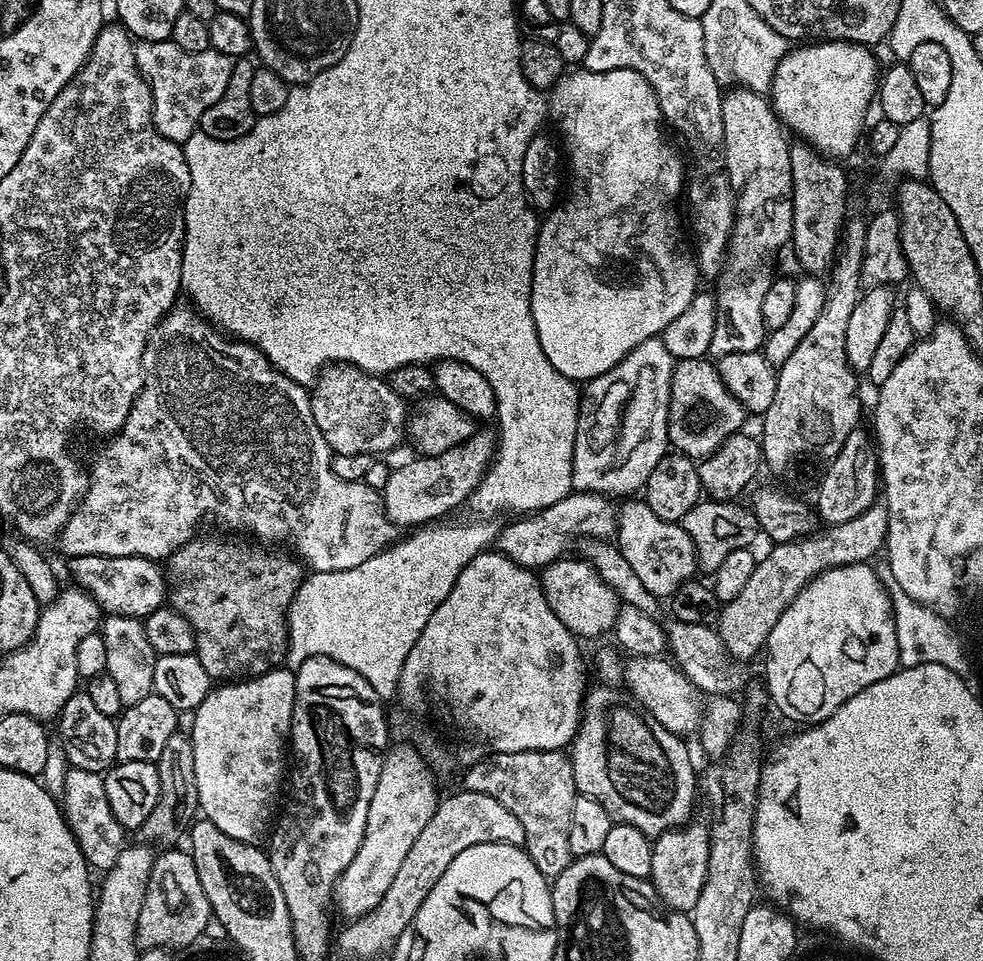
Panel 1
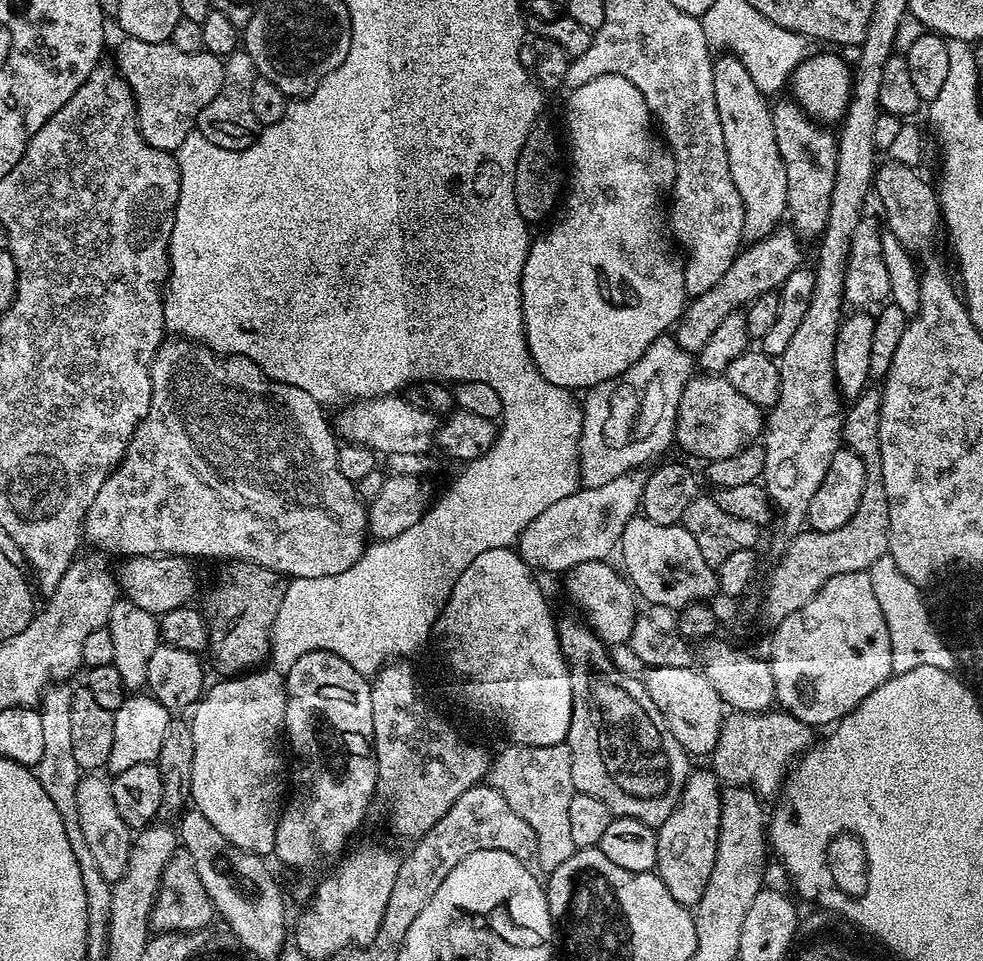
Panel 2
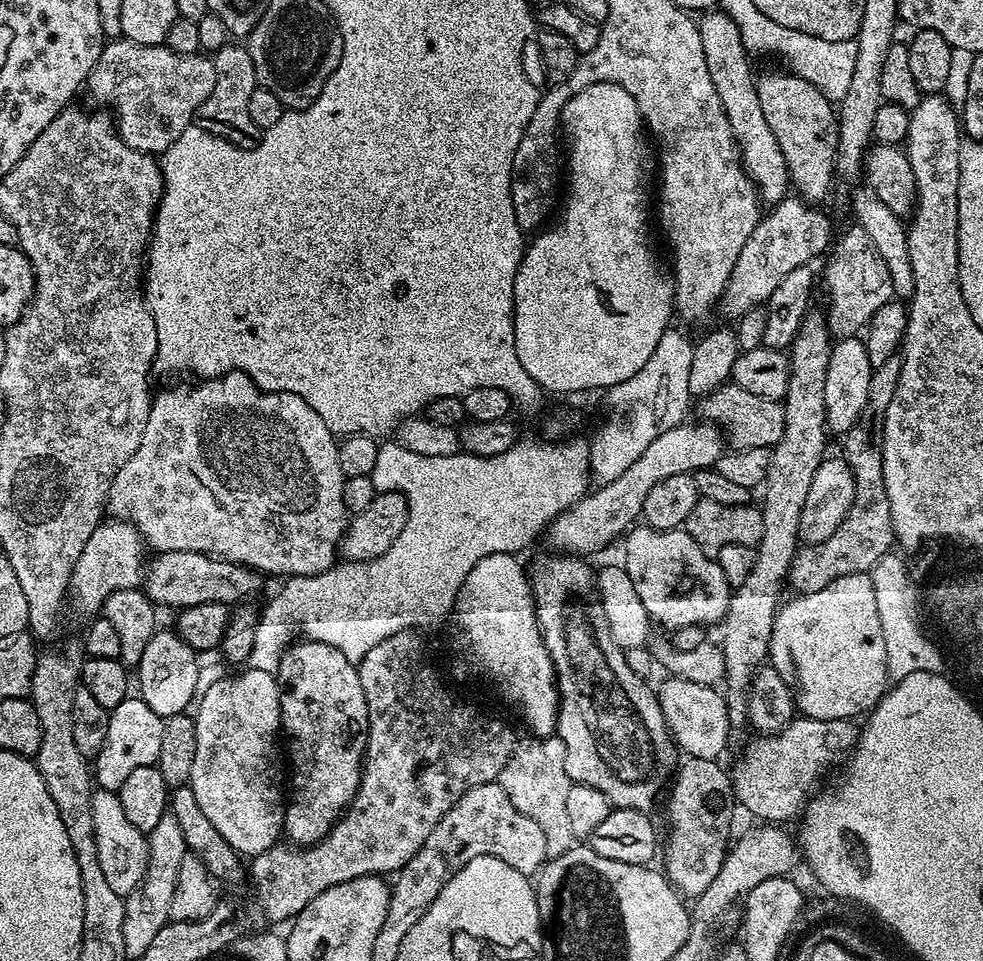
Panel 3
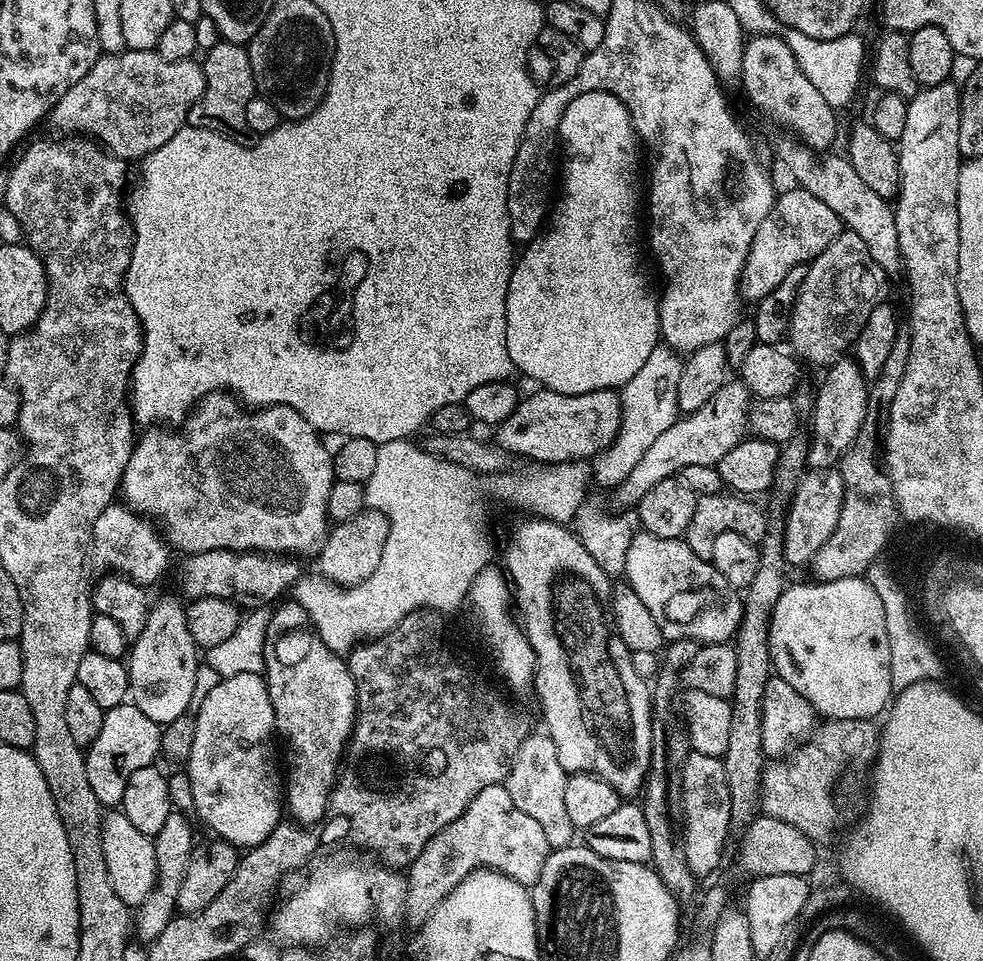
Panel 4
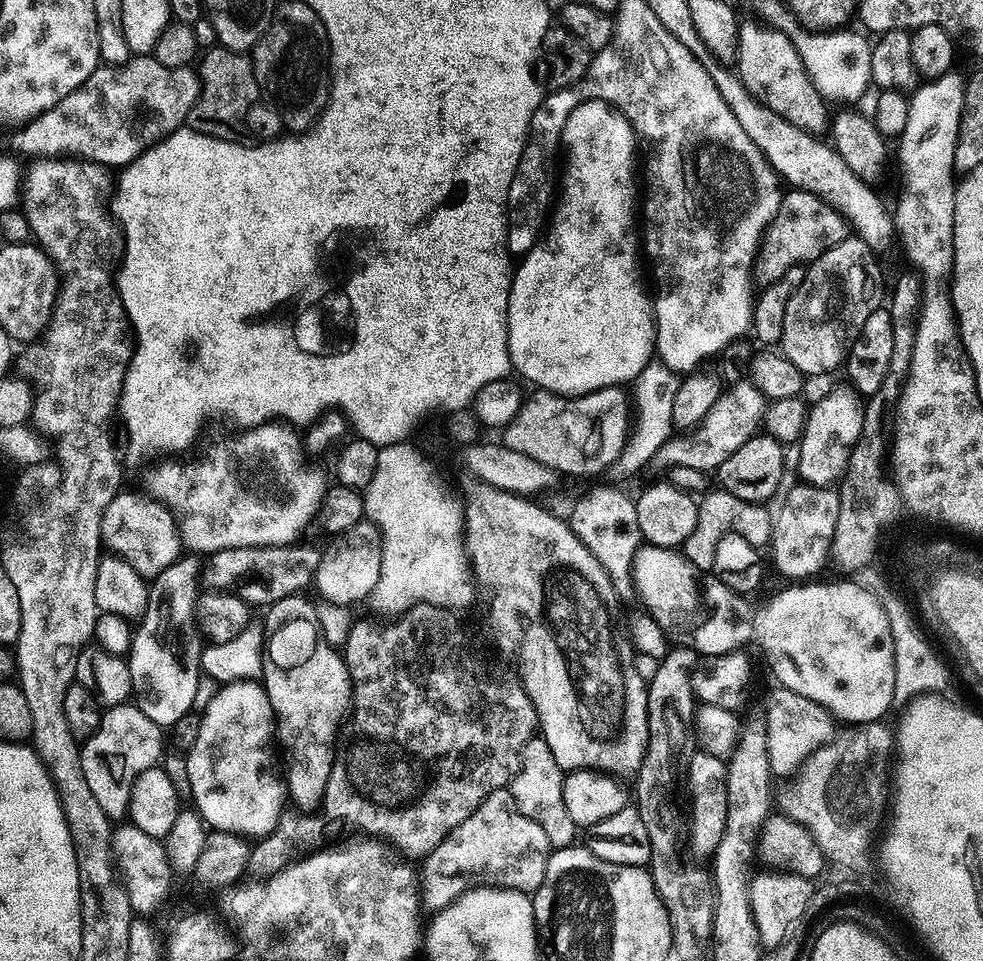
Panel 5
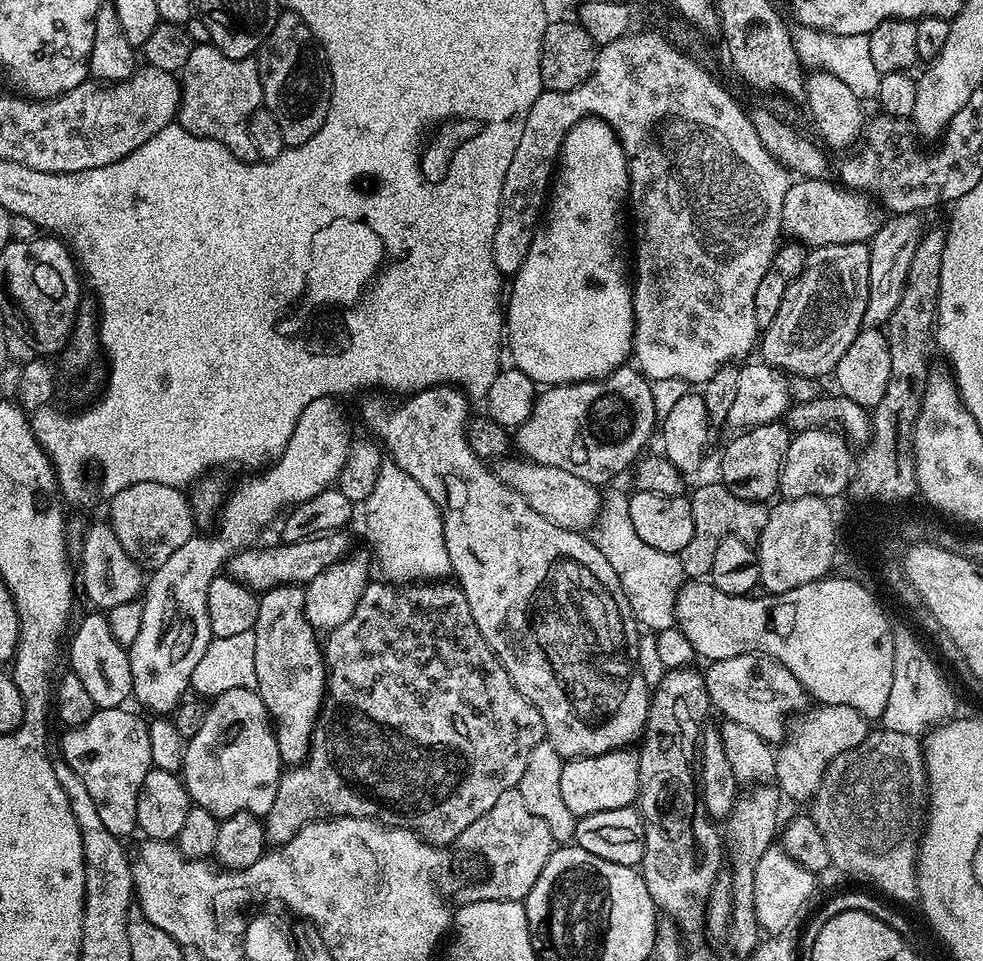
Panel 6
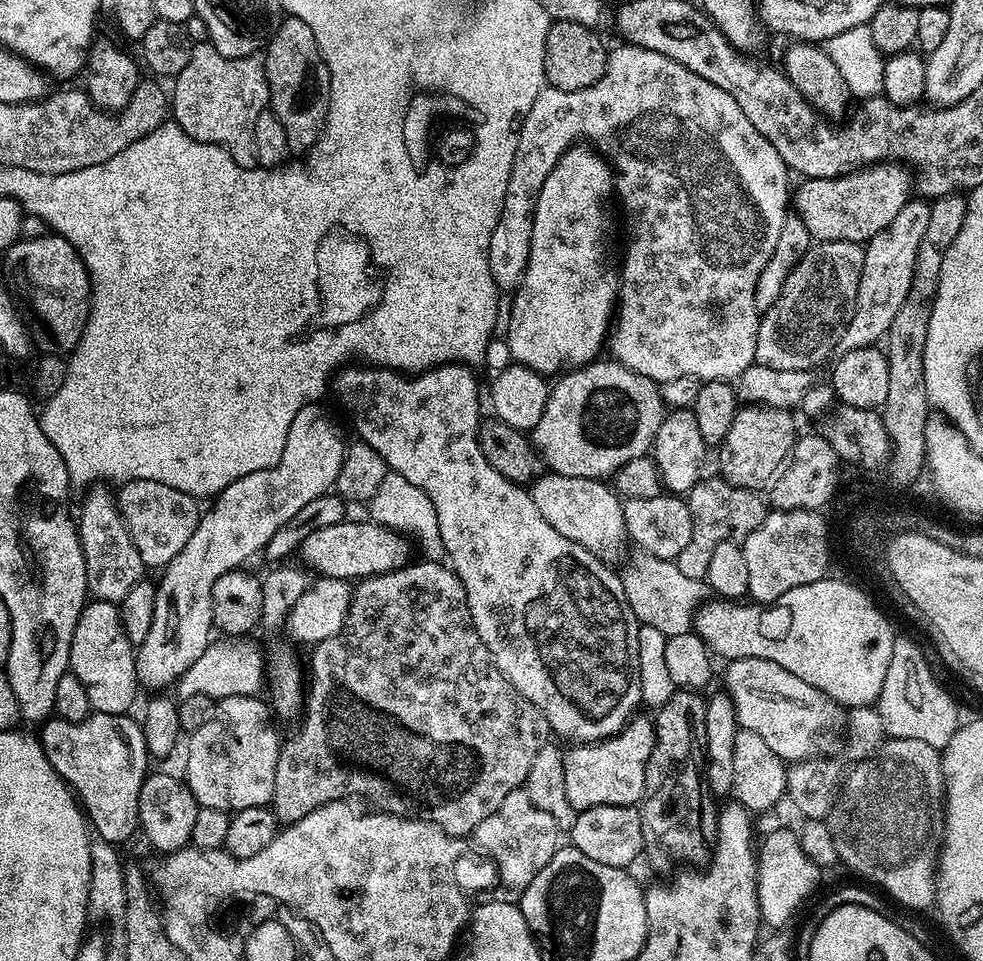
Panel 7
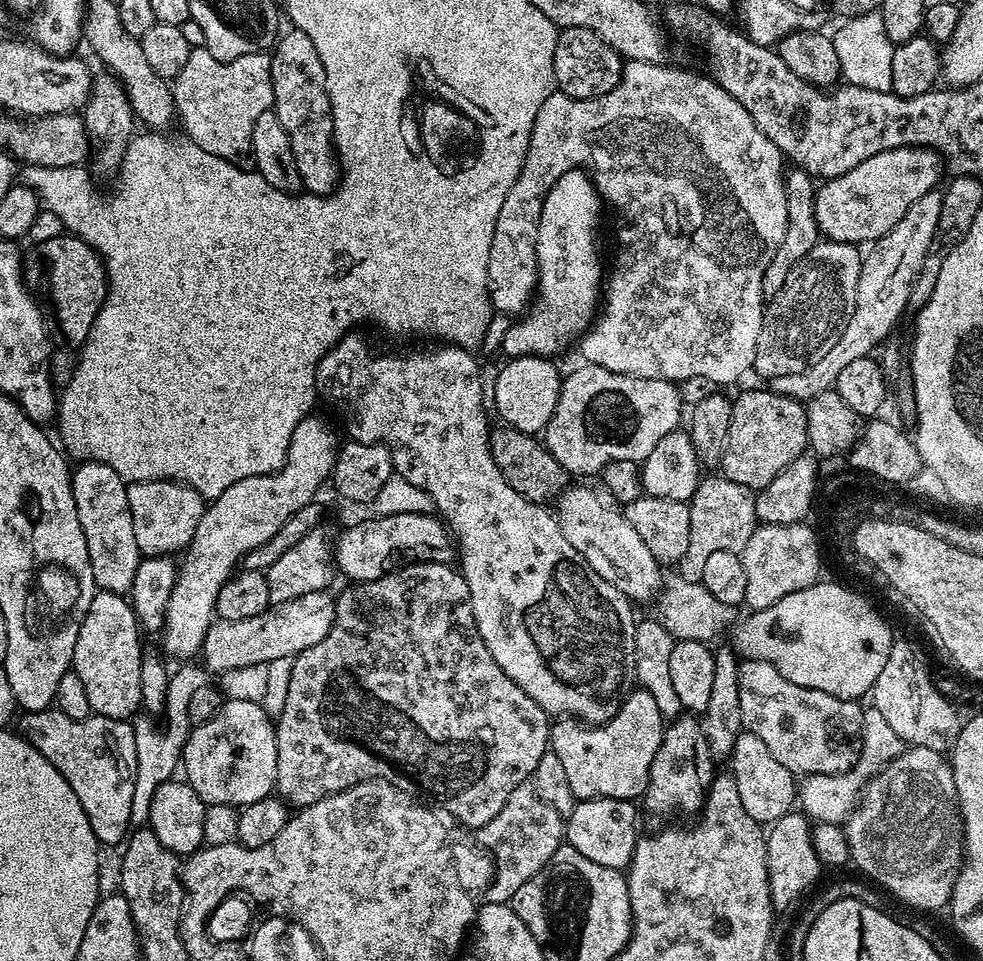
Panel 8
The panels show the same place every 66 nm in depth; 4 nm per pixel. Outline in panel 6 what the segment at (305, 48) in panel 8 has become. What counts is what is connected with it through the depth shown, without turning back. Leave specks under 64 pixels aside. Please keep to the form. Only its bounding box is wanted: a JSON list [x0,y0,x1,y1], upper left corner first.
[254,10,332,148]

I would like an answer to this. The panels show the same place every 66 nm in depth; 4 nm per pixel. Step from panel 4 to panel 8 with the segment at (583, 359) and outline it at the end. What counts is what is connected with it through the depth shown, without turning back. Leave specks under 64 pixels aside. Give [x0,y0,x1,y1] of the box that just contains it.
[504,168,606,358]

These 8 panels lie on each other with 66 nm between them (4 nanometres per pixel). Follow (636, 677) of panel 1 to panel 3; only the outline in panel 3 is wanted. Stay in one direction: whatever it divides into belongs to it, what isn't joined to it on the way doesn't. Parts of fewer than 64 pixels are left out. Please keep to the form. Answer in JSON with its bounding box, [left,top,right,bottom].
[658,676,733,761]

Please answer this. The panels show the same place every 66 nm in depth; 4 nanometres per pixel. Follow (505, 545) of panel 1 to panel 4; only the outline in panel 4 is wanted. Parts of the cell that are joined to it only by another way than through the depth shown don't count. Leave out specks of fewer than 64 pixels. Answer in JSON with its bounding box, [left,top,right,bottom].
[615,378,750,508]

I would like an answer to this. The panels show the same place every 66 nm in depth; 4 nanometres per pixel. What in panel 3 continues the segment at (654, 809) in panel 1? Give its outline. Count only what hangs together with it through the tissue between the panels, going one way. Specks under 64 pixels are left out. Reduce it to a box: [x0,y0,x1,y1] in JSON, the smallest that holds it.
[530,555,678,813]

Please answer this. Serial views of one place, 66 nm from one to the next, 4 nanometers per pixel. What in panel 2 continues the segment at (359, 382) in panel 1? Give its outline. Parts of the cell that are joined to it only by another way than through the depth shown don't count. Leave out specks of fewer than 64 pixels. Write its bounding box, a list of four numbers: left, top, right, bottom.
[334,395,438,457]

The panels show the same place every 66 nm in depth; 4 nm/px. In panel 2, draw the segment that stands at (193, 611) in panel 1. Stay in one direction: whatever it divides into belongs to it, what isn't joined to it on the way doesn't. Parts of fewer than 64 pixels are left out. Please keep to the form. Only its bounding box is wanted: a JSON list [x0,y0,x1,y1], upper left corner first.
[208,562,282,678]

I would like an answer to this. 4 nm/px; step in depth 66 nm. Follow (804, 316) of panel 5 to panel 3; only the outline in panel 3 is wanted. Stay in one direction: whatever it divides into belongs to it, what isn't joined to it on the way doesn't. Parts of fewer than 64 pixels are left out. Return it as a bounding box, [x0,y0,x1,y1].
[822,223,894,338]

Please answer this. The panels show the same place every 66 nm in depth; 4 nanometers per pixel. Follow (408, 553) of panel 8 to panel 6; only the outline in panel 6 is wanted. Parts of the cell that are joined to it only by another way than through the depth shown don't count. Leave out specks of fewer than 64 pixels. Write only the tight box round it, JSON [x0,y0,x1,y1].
[230,530,349,594]

